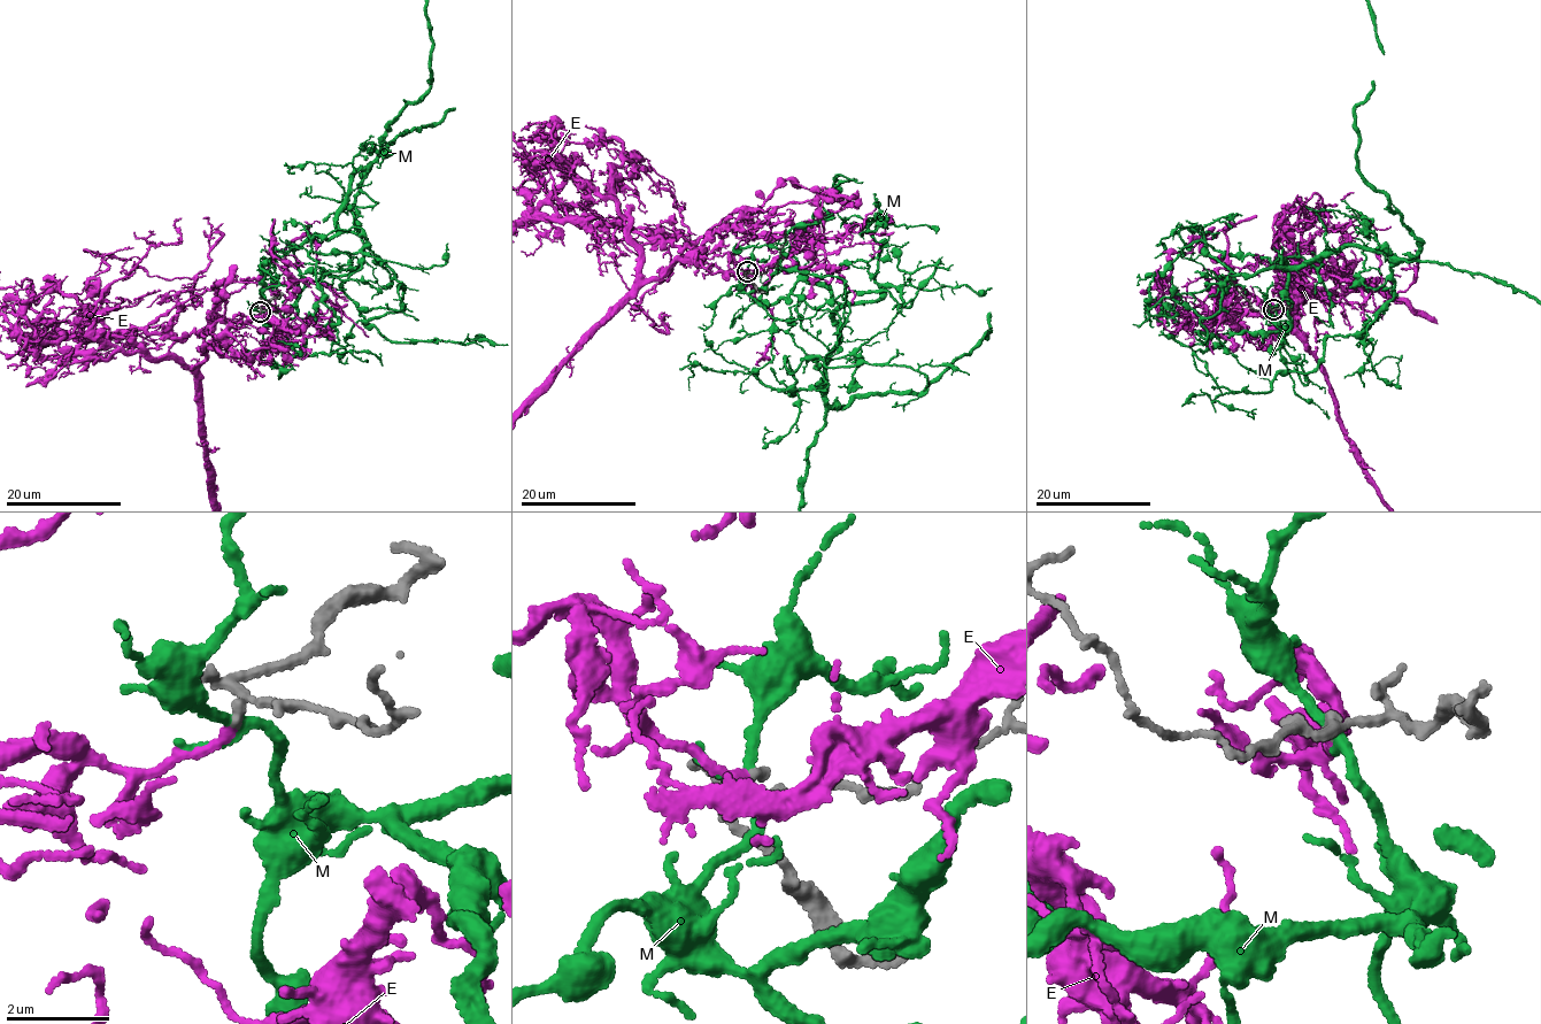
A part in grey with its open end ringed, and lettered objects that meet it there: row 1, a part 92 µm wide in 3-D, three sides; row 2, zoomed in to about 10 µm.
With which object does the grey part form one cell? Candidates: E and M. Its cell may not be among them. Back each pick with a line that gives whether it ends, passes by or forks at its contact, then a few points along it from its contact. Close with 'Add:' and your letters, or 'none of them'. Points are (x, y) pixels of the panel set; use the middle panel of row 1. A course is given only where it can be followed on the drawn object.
E: it ends
Add: E

